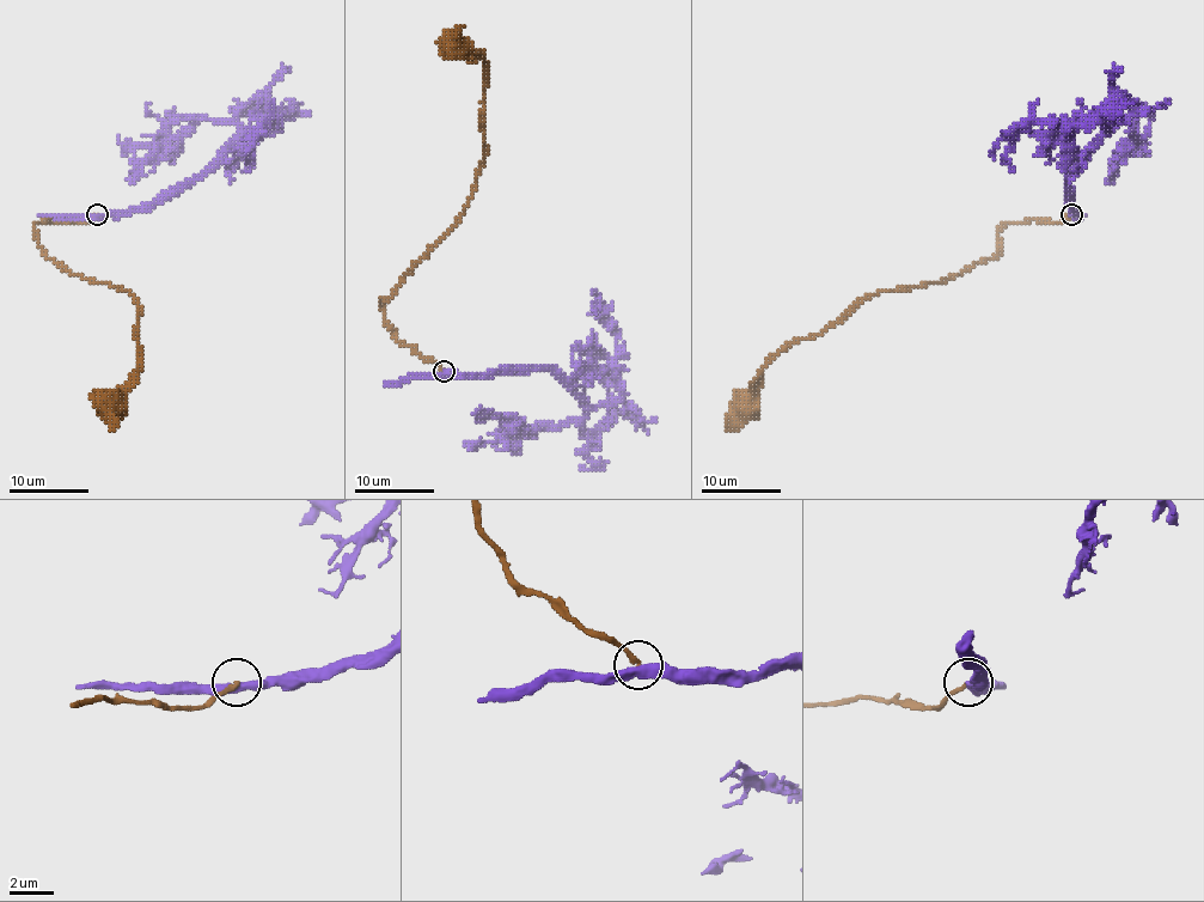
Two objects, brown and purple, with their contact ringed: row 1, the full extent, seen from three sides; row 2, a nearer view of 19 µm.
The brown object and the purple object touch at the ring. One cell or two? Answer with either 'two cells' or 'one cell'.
two cells

